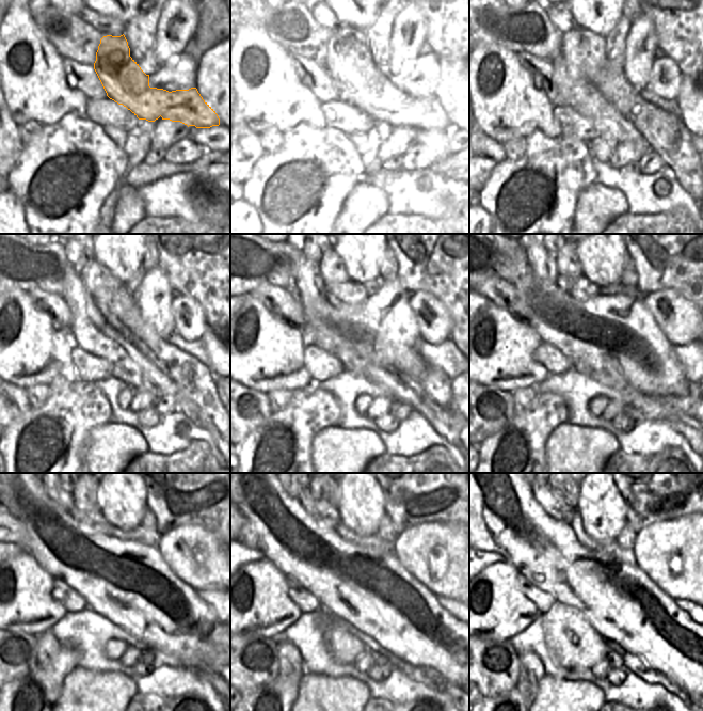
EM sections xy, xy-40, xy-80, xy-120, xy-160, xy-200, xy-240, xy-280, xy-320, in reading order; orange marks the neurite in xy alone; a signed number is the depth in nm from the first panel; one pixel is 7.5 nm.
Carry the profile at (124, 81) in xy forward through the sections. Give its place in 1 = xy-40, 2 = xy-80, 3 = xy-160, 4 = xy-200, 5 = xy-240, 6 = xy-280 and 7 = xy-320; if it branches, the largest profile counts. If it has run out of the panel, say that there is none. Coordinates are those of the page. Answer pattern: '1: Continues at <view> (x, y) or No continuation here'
1: Continues at xy-40 (348, 62)
2: Continues at xy-80 (585, 51)
3: Continues at xy-160 (332, 270)
4: Continues at xy-200 (568, 264)
5: Continues at xy-240 (85, 494)
6: Continues at xy-280 (329, 494)
7: Continues at xy-320 (570, 494)

